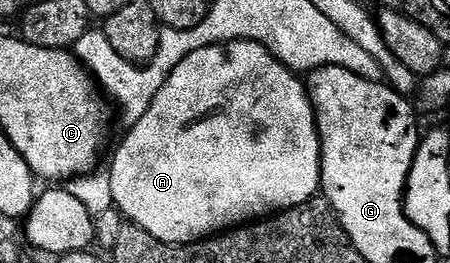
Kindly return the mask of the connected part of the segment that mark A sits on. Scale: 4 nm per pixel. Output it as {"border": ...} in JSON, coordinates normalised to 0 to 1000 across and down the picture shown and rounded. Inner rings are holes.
{"border":[[[507,156],[500,171],[451,179],[416,209],[416,224],[407,224],[407,240],[380,270],[362,346],[344,361],[344,392],[336,392],[327,437],[318,437],[318,452],[293,475],[284,502],[251,597],[251,631],[238,643],[251,734],[249,776],[278,833],[373,932],[424,932],[573,833],[631,810],[638,795],[698,760],[713,719],[713,532],[704,510],[704,441],[696,433],[696,388],[680,312],[627,232],[611,224],[593,179],[564,156]]]}

